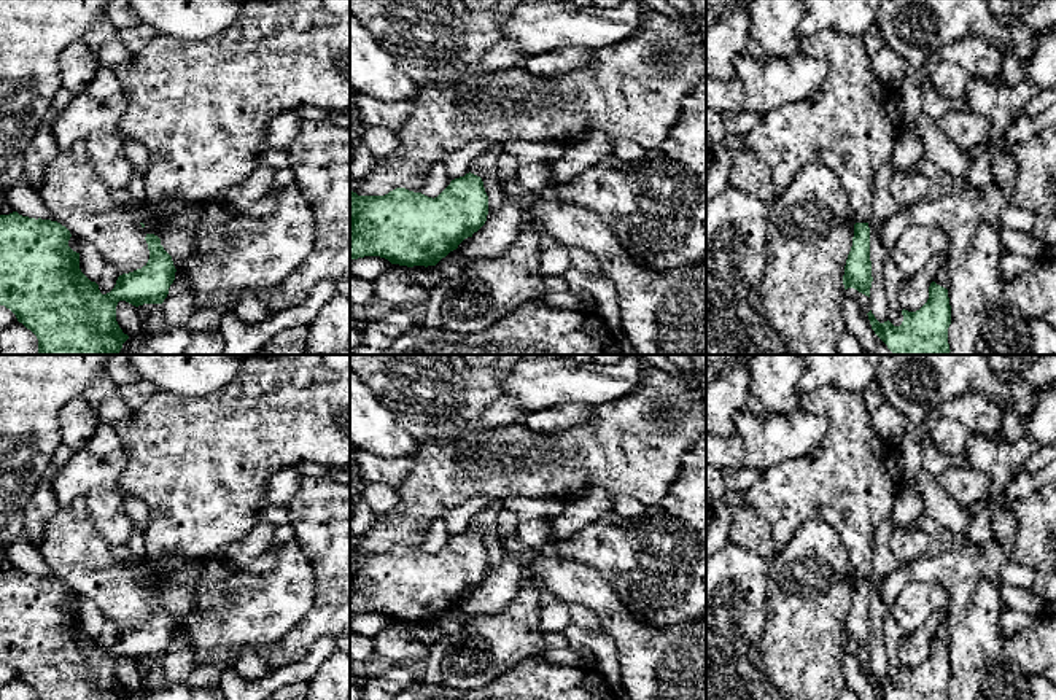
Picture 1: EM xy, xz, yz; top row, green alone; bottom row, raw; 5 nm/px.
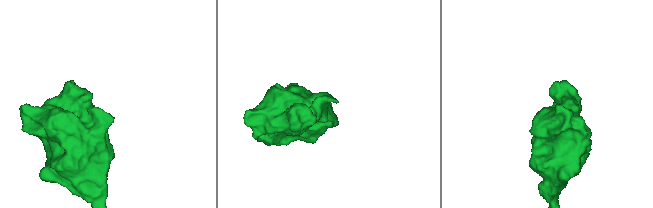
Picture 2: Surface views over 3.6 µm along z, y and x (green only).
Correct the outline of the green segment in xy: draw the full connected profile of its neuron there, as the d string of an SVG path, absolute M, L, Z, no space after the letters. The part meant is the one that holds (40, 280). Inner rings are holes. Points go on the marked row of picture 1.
M17 212L0 215L0 305L10 309L19 323L38 339L37 355L118 355L129 339L116 321L116 305L126 301L135 307L162 304L175 280L172 256L161 239L146 234L148 262L118 277L115 288L102 294L80 269L80 253L68 247L72 234L57 221L35 220Z

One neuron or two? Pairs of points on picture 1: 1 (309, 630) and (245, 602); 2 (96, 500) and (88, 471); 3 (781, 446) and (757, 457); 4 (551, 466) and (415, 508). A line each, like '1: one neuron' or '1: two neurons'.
1: two neurons
2: two neurons
3: one neuron
4: one neuron

